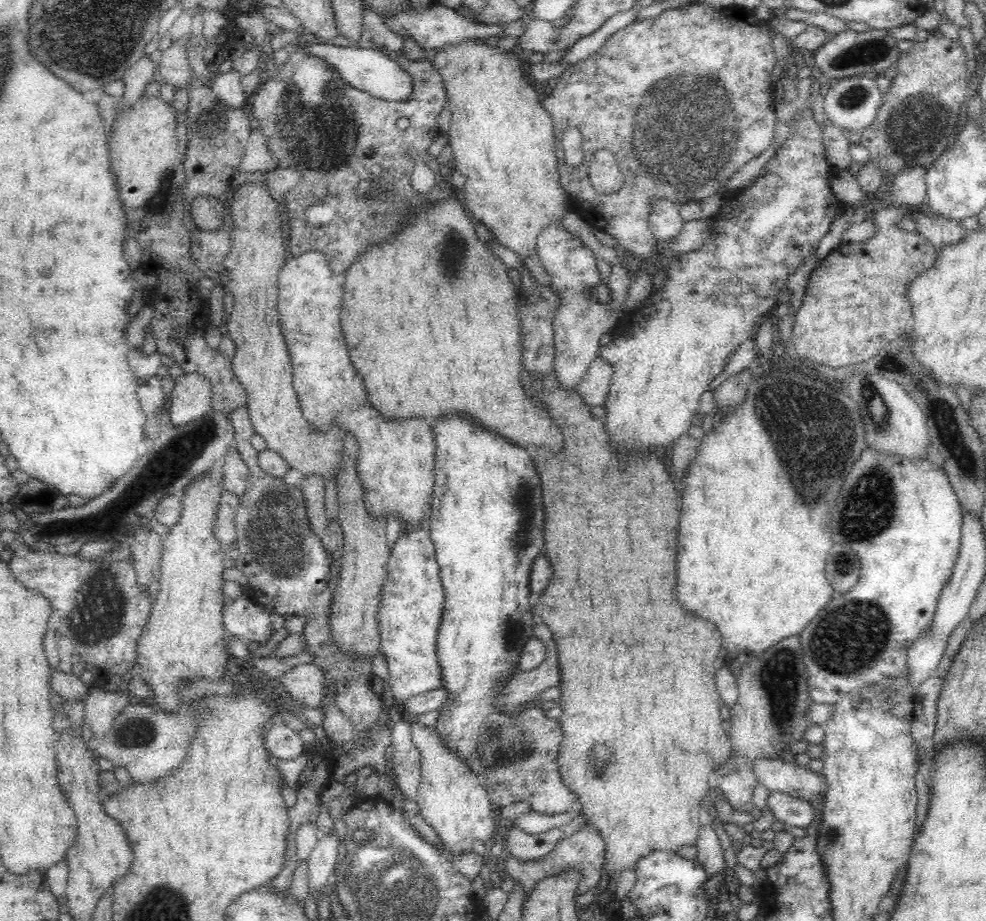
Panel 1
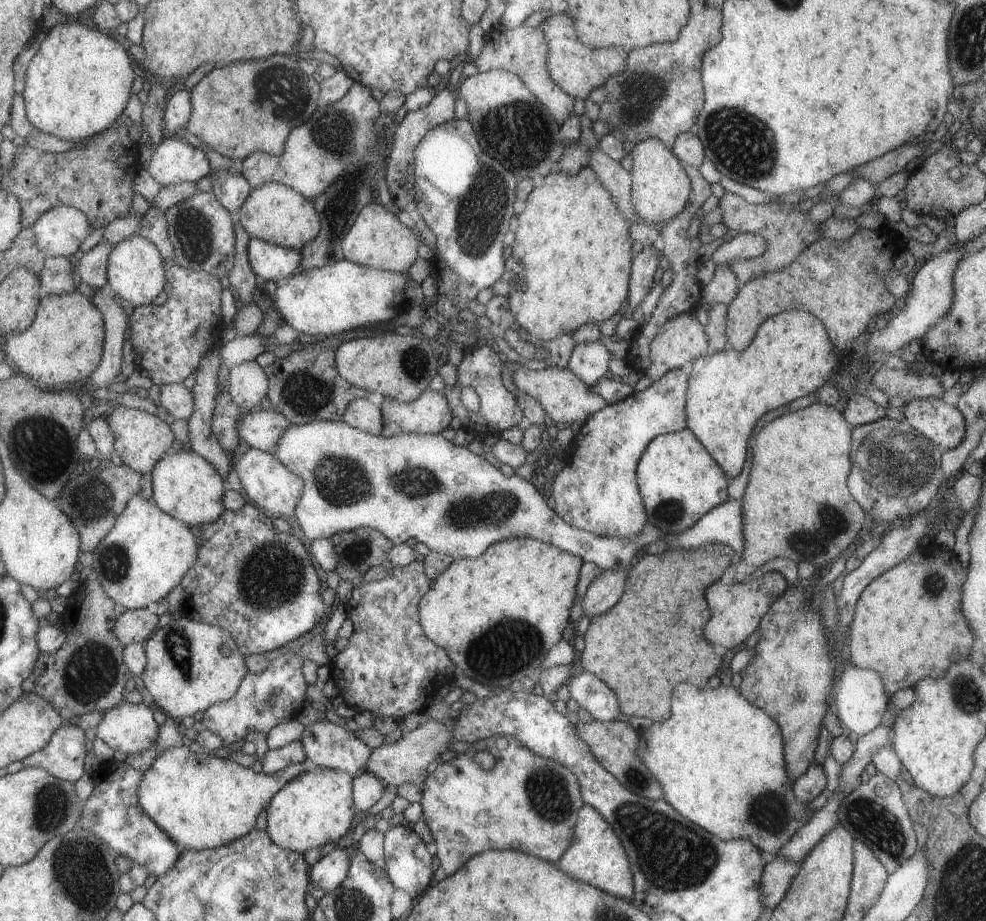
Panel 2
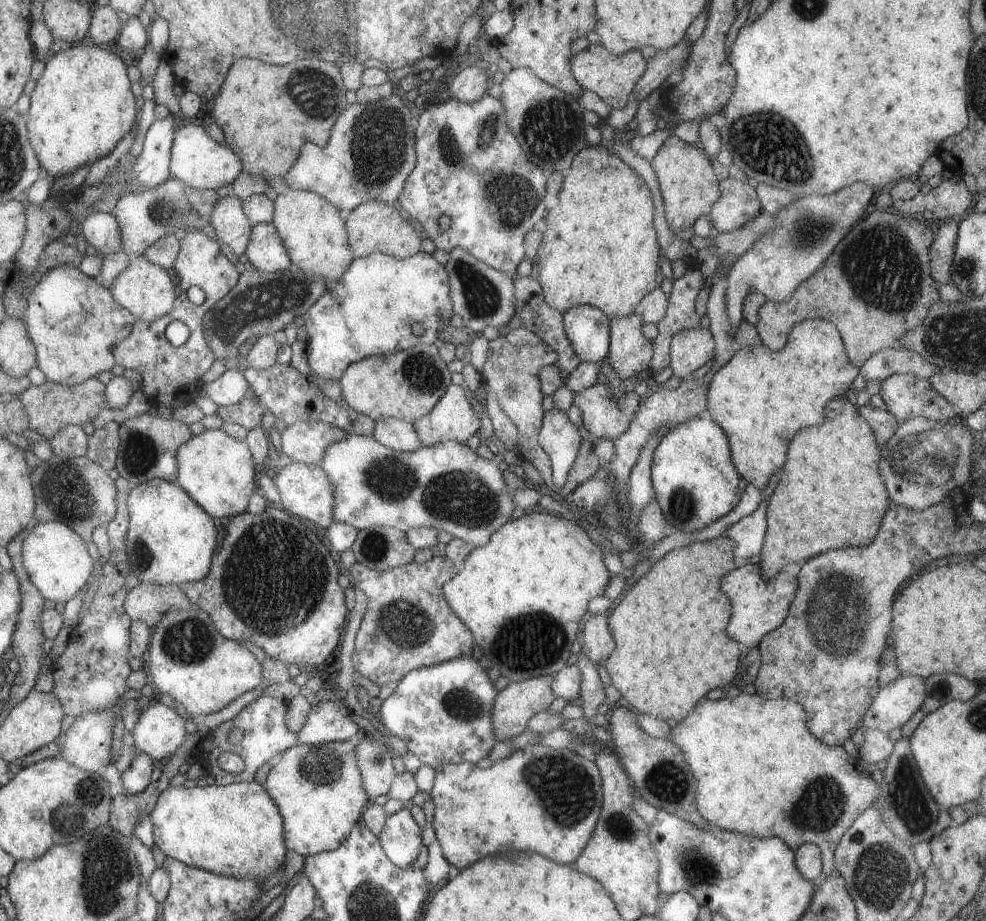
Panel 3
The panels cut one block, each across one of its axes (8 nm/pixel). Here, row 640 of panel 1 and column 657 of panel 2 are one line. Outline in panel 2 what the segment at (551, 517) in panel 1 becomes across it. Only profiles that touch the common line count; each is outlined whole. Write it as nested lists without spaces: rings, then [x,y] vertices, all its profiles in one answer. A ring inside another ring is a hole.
[[[705,543],[691,550],[665,549],[658,555],[643,555],[635,566],[626,570],[621,600],[609,612],[590,620],[583,636],[584,649],[576,659],[578,669],[595,675],[609,686],[618,698],[621,713],[652,721],[669,718],[669,698],[675,684],[691,682],[701,688],[721,664],[721,657],[715,654],[713,645],[703,638],[703,626],[710,617],[704,592],[707,586],[719,581],[723,570],[734,560],[734,550],[723,543]]]

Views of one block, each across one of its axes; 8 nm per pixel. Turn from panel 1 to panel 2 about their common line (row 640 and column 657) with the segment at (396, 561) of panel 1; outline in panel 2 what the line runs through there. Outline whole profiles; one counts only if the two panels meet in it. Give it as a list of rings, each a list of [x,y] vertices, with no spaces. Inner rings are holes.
[[[687,367],[668,370],[661,378],[653,381],[645,390],[633,391],[627,398],[617,401],[616,403],[605,405],[600,408],[597,412],[594,412],[580,427],[577,434],[574,435],[573,442],[567,448],[563,459],[564,467],[561,472],[555,474],[553,484],[551,486],[551,496],[555,501],[554,511],[557,516],[566,522],[569,526],[575,527],[576,529],[587,530],[594,535],[601,535],[602,537],[615,537],[615,538],[631,538],[635,536],[647,520],[645,507],[638,489],[636,467],[639,462],[639,457],[646,447],[646,444],[655,438],[657,435],[662,433],[674,433],[684,429],[686,427],[686,392],[687,392],[687,379],[689,370]]]

